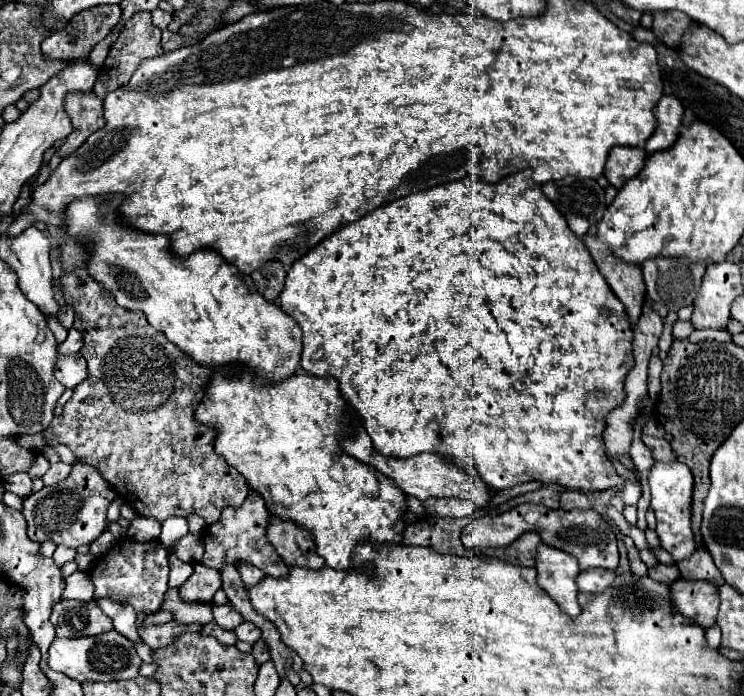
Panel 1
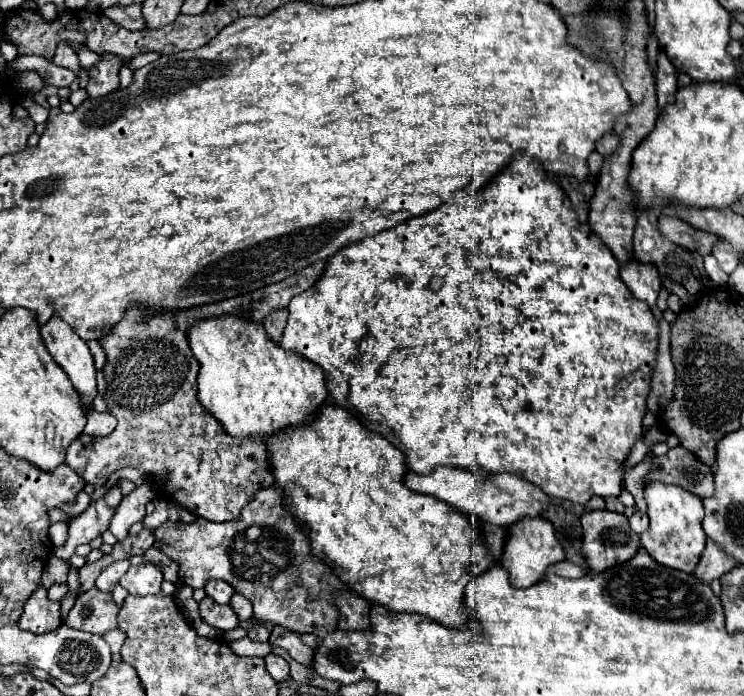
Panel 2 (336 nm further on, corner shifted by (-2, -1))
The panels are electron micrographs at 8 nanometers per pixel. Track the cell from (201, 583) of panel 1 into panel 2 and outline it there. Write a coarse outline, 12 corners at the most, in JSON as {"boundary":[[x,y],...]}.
{"boundary":[[210,597],[200,601],[200,615],[220,631],[238,627],[230,605]]}

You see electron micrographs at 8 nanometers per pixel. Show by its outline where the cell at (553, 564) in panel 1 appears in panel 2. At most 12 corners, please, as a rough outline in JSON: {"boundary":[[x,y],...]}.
{"boundary":[[550,521],[510,527],[502,565],[514,587],[532,587],[564,561]]}

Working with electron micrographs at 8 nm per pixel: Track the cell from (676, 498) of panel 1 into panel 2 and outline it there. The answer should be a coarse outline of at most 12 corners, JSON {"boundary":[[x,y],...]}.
{"boundary":[[648,483],[642,547],[692,573],[706,547],[702,499]]}

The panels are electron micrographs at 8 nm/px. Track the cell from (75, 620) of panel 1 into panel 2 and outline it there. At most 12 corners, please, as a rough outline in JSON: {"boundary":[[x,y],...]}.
{"boundary":[[90,589],[66,617],[72,629],[116,629],[112,595]]}

